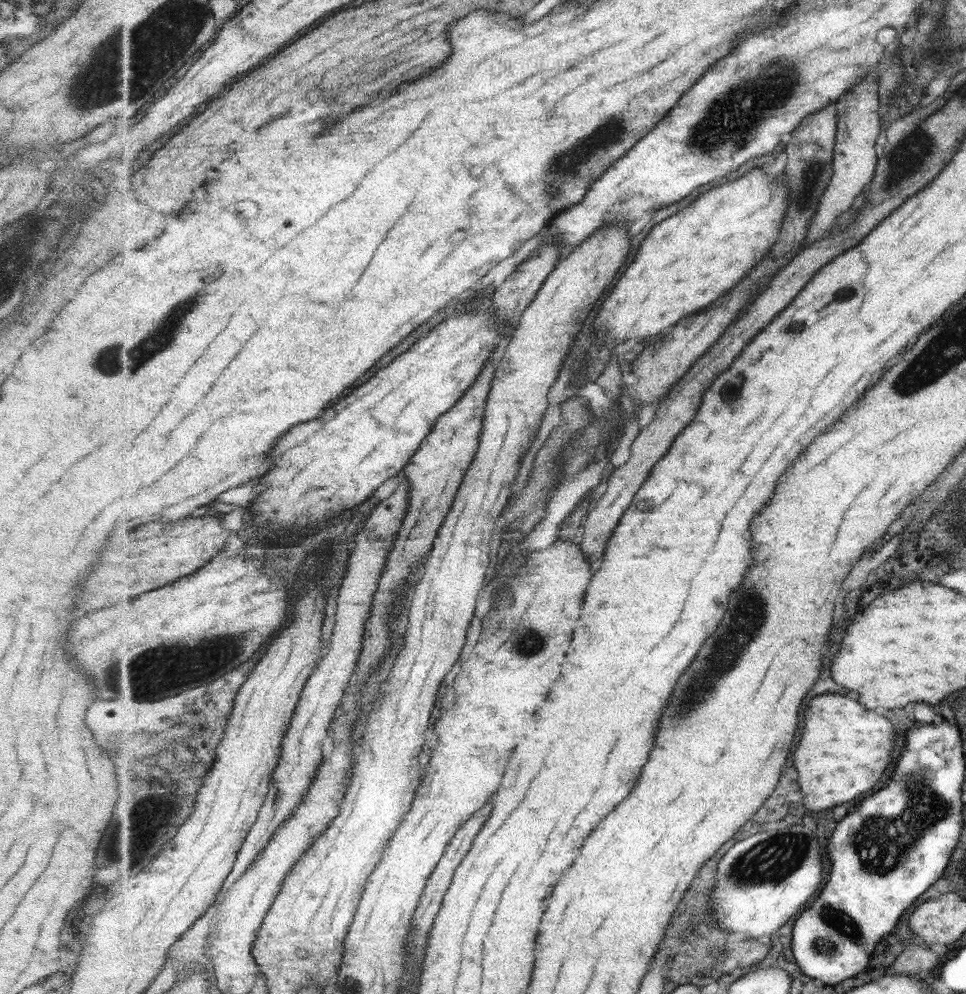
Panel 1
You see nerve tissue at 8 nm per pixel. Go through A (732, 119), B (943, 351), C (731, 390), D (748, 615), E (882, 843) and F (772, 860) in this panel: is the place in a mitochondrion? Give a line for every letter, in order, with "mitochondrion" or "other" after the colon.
A: mitochondrion
B: mitochondrion
C: mitochondrion
D: mitochondrion
E: mitochondrion
F: mitochondrion

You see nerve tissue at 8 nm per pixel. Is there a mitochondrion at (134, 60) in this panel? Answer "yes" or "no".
yes

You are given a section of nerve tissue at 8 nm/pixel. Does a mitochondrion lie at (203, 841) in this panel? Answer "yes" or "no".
no

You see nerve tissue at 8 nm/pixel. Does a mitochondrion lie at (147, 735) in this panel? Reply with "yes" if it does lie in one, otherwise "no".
no

